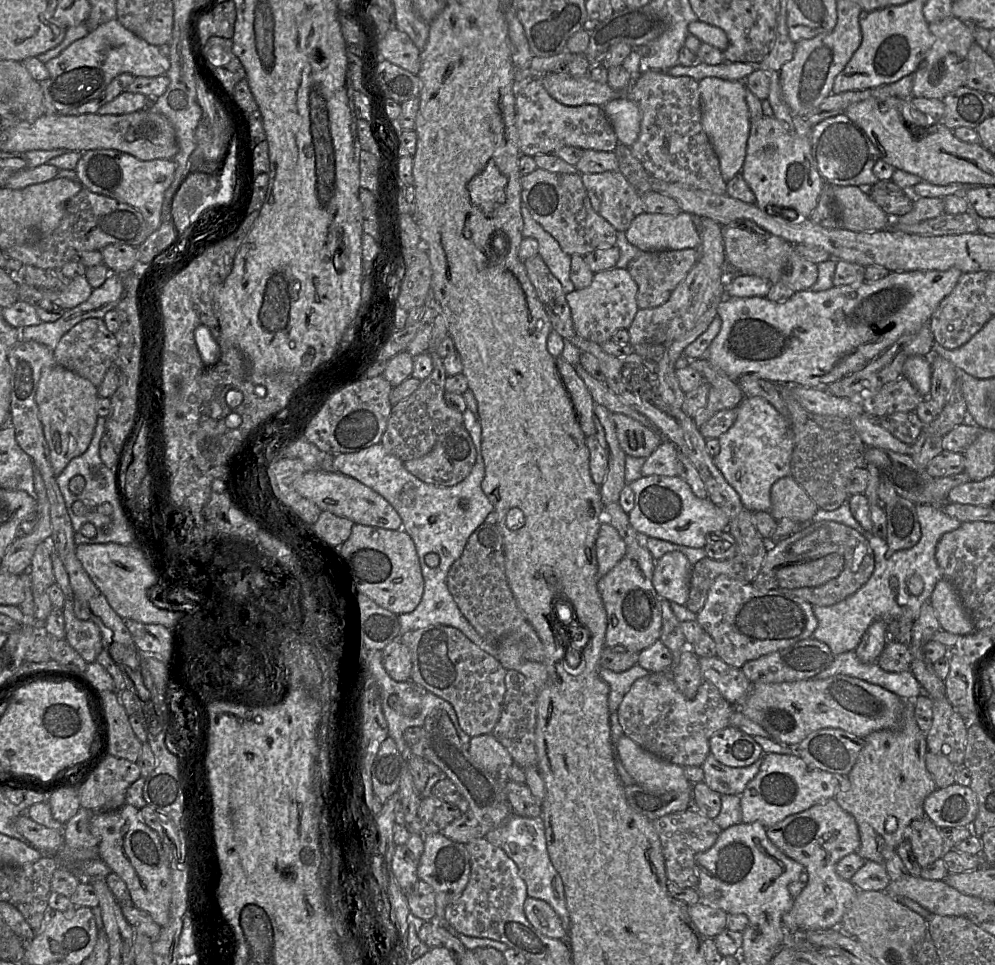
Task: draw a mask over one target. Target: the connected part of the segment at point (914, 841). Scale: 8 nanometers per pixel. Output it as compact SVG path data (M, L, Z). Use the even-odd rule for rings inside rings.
M928 817L913 820L905 830L904 840L911 844L912 852L923 869L943 857L949 850L938 828Z

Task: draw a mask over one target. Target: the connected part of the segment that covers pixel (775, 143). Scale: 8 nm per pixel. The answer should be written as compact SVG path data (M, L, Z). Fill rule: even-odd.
M774 116L754 121L750 127L746 155L740 174L755 196L755 204L770 215L786 215L788 220L808 218L815 209L824 181L812 164L810 136L792 134L785 123ZM771 206L790 208L796 215L778 213Z

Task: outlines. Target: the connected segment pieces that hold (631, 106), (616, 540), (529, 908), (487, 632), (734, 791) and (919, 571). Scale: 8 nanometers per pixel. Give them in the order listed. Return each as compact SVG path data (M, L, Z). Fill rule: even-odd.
M619 97L602 106L619 143L631 146L638 138L641 124L639 107L627 97Z
M602 523L596 539L599 577L606 575L626 554L627 545L609 523Z
M528 897L523 909L527 920L536 930L549 938L567 942L567 932L549 904L543 900Z
M483 523L470 535L462 555L450 567L447 587L461 613L488 644L524 642L524 660L544 662L544 646L519 609L508 585L502 537L497 525Z
M711 754L701 768L704 772L703 782L720 795L741 795L747 784L757 775L762 758L746 767L729 767L721 764Z
M848 502L832 511L818 509L812 525L822 521L834 521L859 532L869 542L874 555L874 570L868 581L855 593L831 606L813 606L817 627L812 638L827 644L834 657L854 651L869 626L876 620L888 623L895 619L916 620L923 605L929 604L932 592L942 574L935 558L936 547L941 537L956 530L962 524L945 514L941 505L916 504L921 538L912 548L891 552L884 539L866 533L853 517Z

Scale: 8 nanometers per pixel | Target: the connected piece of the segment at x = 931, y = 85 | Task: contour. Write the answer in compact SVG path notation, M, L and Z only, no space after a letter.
M954 16L929 23L929 30L933 35L933 44L913 73L912 96L942 100L946 95L965 85L967 54L974 42L974 36L968 26Z

